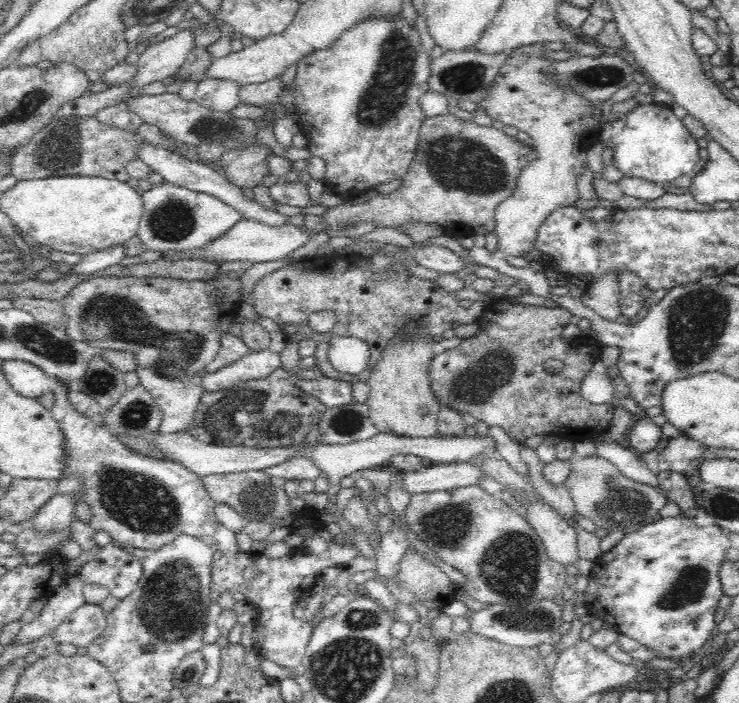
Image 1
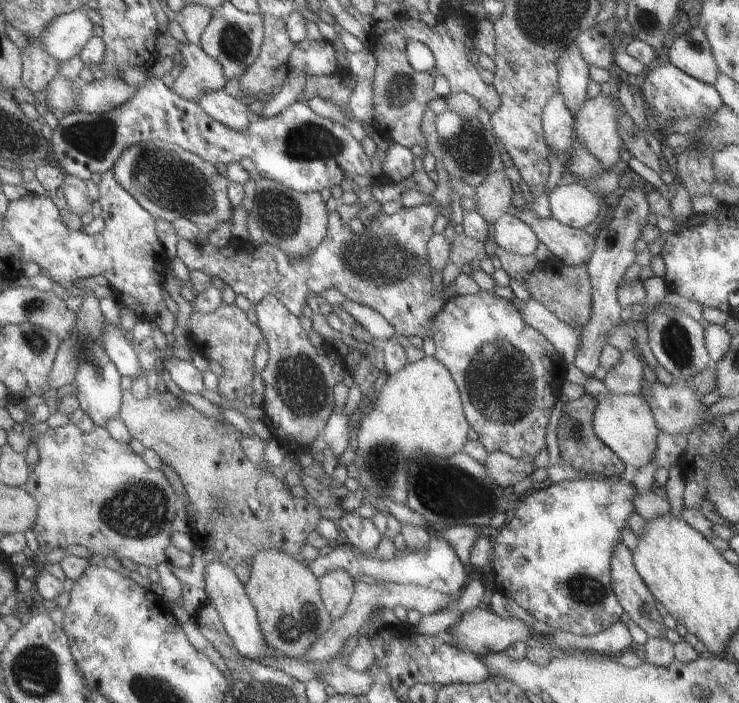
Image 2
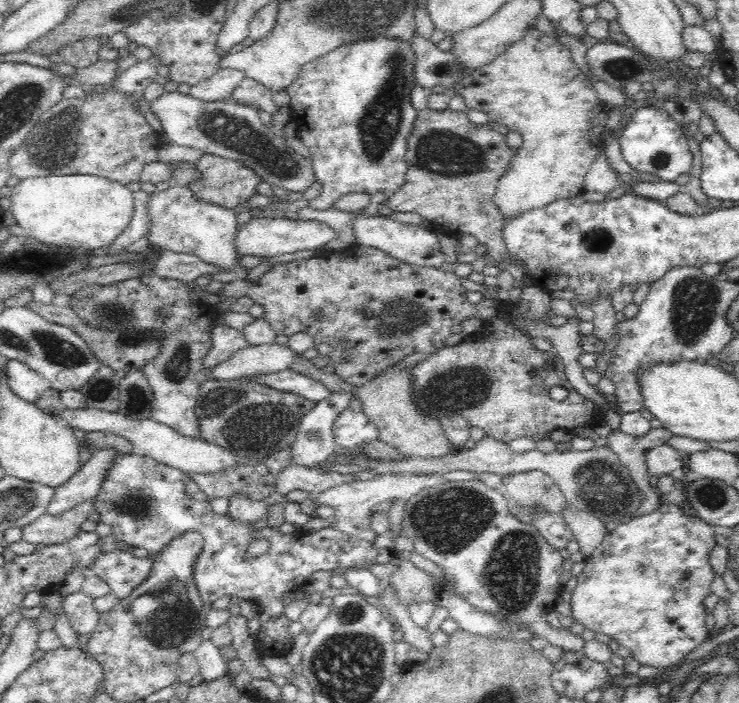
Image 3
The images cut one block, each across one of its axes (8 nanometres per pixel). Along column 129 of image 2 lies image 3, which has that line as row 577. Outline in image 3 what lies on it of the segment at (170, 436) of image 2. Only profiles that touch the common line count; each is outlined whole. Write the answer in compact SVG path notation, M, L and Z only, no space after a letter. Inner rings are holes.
M402 540L393 549L397 558L398 570L390 576L398 597L406 603L416 601L432 601L434 599L434 586L437 582L435 576L412 563L414 547L411 540Z

